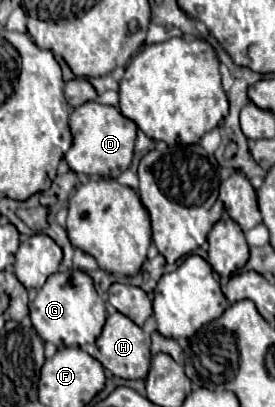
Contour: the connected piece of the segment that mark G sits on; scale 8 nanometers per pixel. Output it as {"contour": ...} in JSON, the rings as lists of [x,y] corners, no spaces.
{"contour":[[[66,270],[52,274],[30,302],[30,318],[36,332],[56,346],[94,346],[106,322],[106,304],[96,294],[92,278],[82,270]]]}

